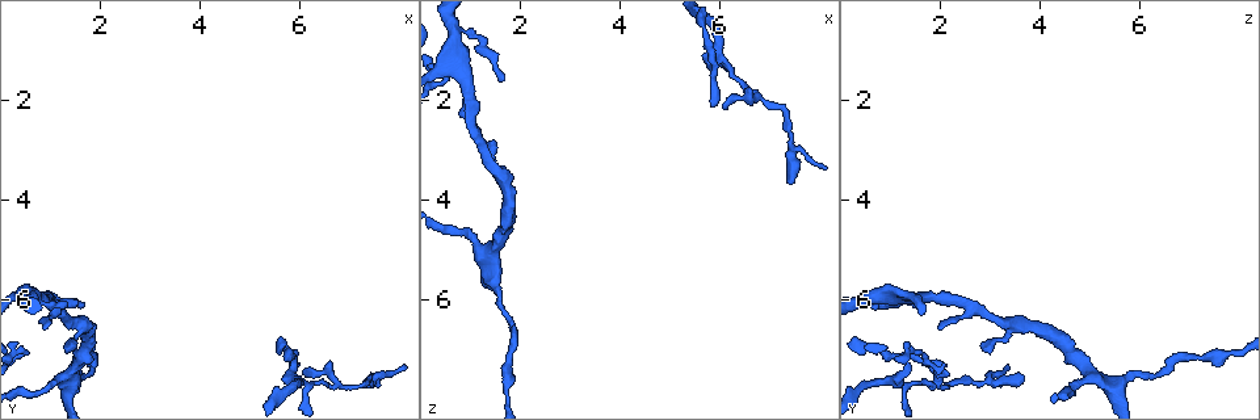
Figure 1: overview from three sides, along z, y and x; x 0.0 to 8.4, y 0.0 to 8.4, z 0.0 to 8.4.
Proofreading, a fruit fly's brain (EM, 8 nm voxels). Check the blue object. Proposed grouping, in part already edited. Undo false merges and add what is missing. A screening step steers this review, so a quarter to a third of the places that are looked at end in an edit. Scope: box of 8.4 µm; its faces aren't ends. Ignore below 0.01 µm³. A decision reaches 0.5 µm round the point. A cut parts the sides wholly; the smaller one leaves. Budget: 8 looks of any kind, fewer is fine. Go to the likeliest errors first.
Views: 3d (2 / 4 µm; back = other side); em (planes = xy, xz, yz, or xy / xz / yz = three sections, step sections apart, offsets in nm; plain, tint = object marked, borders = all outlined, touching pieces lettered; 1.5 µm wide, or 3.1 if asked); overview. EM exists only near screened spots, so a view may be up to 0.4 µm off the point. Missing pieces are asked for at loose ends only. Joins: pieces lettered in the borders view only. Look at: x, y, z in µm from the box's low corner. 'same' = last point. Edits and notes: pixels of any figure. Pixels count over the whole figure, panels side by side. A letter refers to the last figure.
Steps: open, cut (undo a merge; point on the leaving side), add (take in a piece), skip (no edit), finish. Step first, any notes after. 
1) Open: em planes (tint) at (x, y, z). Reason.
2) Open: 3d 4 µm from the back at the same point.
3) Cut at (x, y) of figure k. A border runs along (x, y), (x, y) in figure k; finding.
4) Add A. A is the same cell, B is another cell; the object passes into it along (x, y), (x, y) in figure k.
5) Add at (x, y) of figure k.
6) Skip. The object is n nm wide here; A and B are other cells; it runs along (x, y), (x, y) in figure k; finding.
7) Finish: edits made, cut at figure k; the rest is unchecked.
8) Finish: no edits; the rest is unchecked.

Open: 3d 2 µm at (7.45, 7.50, 3.70). Free end.

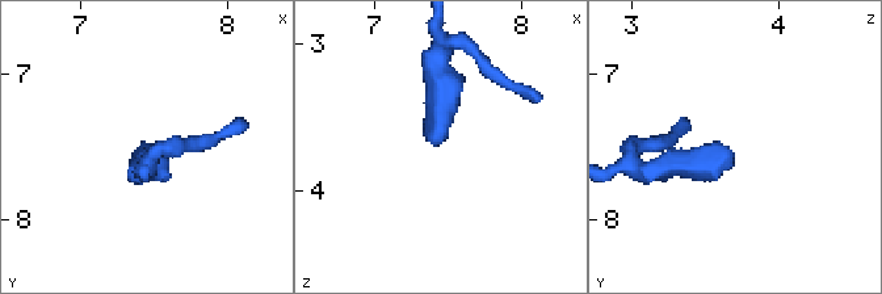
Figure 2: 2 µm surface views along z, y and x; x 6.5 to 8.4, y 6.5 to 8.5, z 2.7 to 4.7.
Open: em xz step 4 (borders) at (7.42, 7.52, 3.68). Need the tissue.

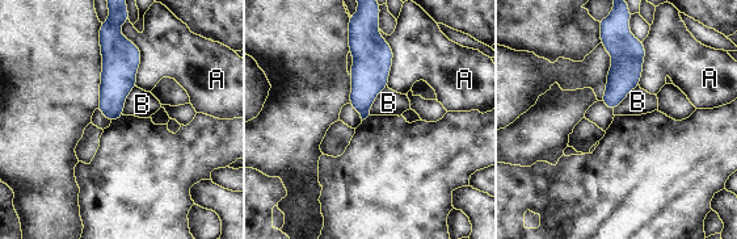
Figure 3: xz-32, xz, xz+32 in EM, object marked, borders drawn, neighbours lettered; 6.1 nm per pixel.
Open: em planes (borders) at the same point.

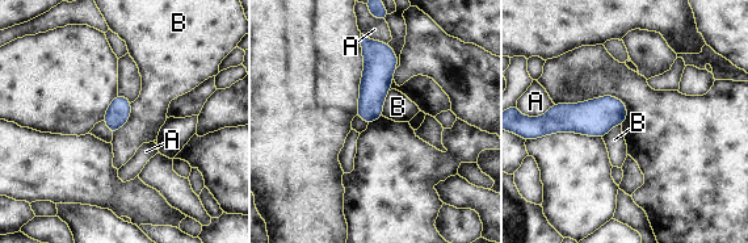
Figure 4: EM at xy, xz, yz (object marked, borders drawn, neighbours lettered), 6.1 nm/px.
Skip. The object is 150 nm wide here; A and B are other cells; a border runs along (131, 103), (131, 116), (113, 135) in figure 4; none of them fits.

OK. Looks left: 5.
Open: em planes (tint) at (1.55, 7.55, 6.00). Calibre changes.

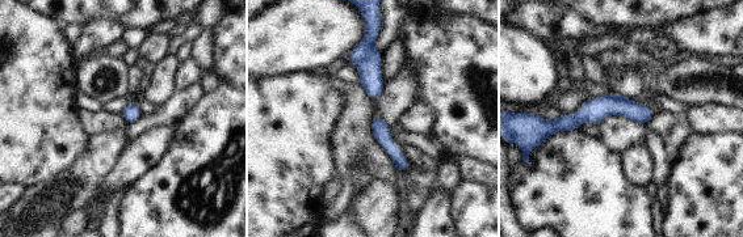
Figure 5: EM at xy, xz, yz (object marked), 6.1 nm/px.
Open: em planes (borders) at the same point.

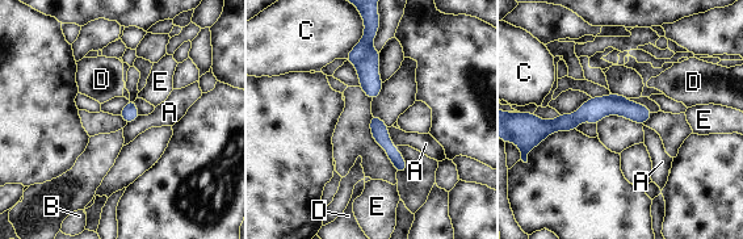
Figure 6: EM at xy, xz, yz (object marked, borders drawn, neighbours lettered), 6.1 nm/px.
Skip. The object is 100 nm wide here; the longest contact is with C, 240 nm; A, B, C, D and E are other cells; all the same cell.

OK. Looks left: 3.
Open: em xz step 4 (borders) at (1.10, 6.15, 2.65). Branch point.

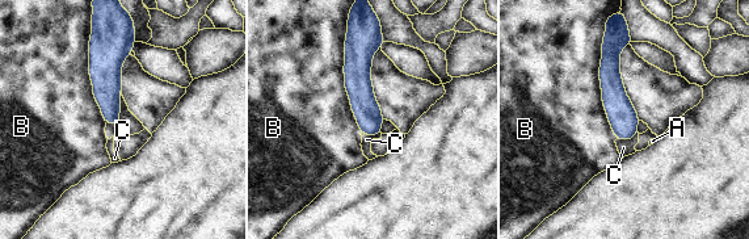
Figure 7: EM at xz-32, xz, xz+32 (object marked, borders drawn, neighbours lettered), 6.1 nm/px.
Skip. The object is 130 nm wide here; A, B and C are other cells; one cell here.

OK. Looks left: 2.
Finish: no edits; the rest is unchecked.

